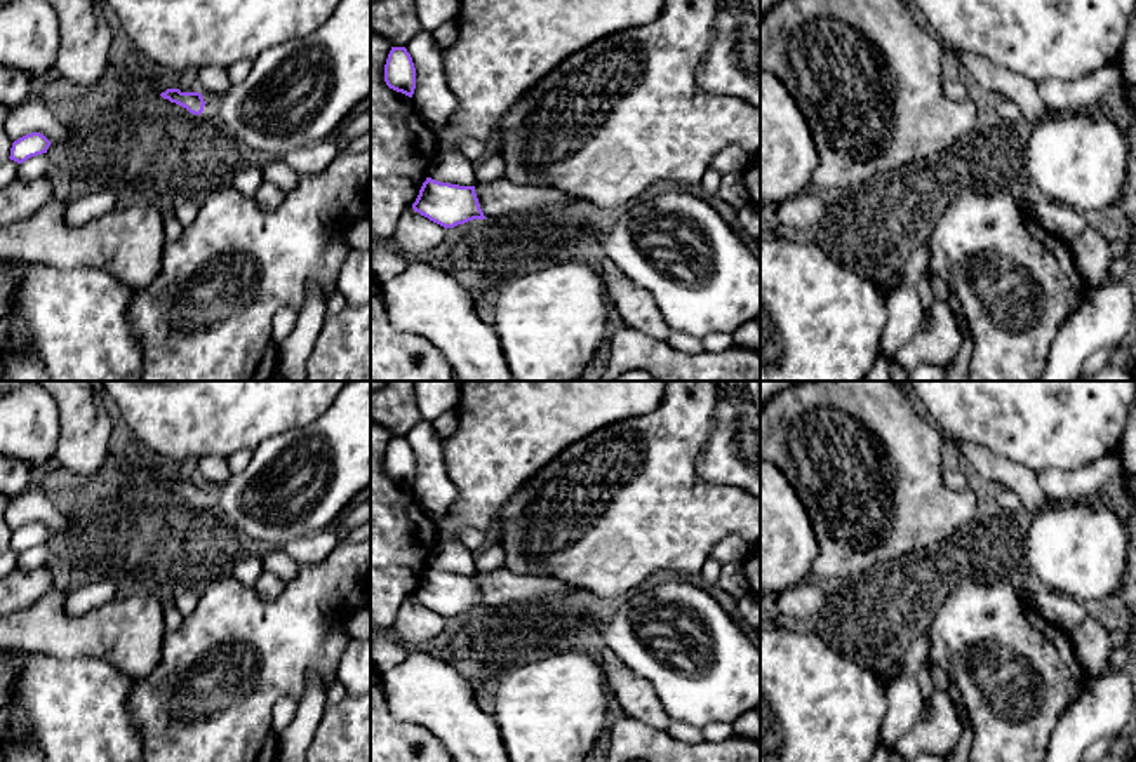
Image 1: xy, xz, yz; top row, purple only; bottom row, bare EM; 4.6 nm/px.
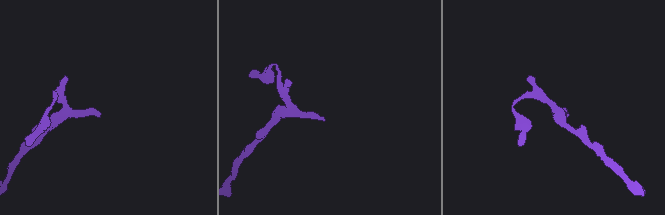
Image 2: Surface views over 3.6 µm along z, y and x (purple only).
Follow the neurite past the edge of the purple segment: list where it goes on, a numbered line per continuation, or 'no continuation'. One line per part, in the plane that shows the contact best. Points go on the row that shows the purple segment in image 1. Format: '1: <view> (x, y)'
1: xy (296, 94)

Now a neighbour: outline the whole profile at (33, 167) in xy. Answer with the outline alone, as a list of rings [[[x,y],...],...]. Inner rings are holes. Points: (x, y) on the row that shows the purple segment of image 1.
[[[47,153],[28,158],[19,164],[16,179],[31,181],[45,176],[45,172],[52,167],[50,157]]]

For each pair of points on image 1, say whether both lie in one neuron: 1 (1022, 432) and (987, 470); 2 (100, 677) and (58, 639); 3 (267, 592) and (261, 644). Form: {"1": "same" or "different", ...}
{"1": "different", "2": "different", "3": "different"}

